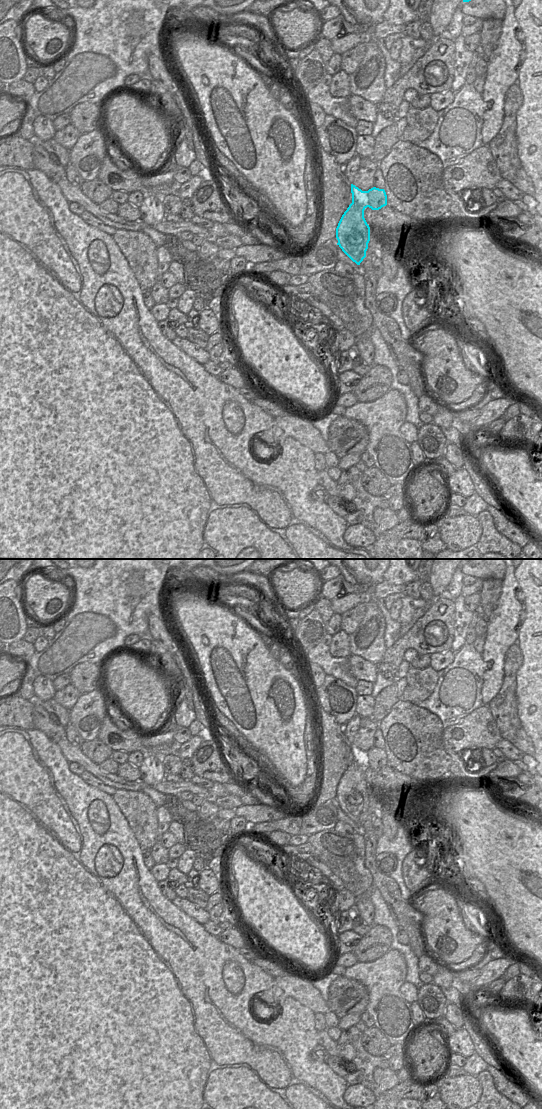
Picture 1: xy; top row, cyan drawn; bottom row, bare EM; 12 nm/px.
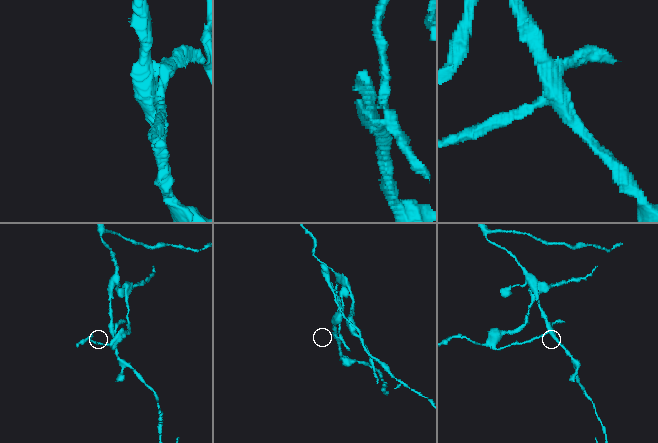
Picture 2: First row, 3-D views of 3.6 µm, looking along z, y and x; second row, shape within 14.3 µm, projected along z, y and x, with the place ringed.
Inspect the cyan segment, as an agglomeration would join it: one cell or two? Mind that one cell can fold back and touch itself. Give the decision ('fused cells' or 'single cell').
fused cells

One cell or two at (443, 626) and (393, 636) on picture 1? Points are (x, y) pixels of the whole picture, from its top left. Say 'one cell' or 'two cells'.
two cells

